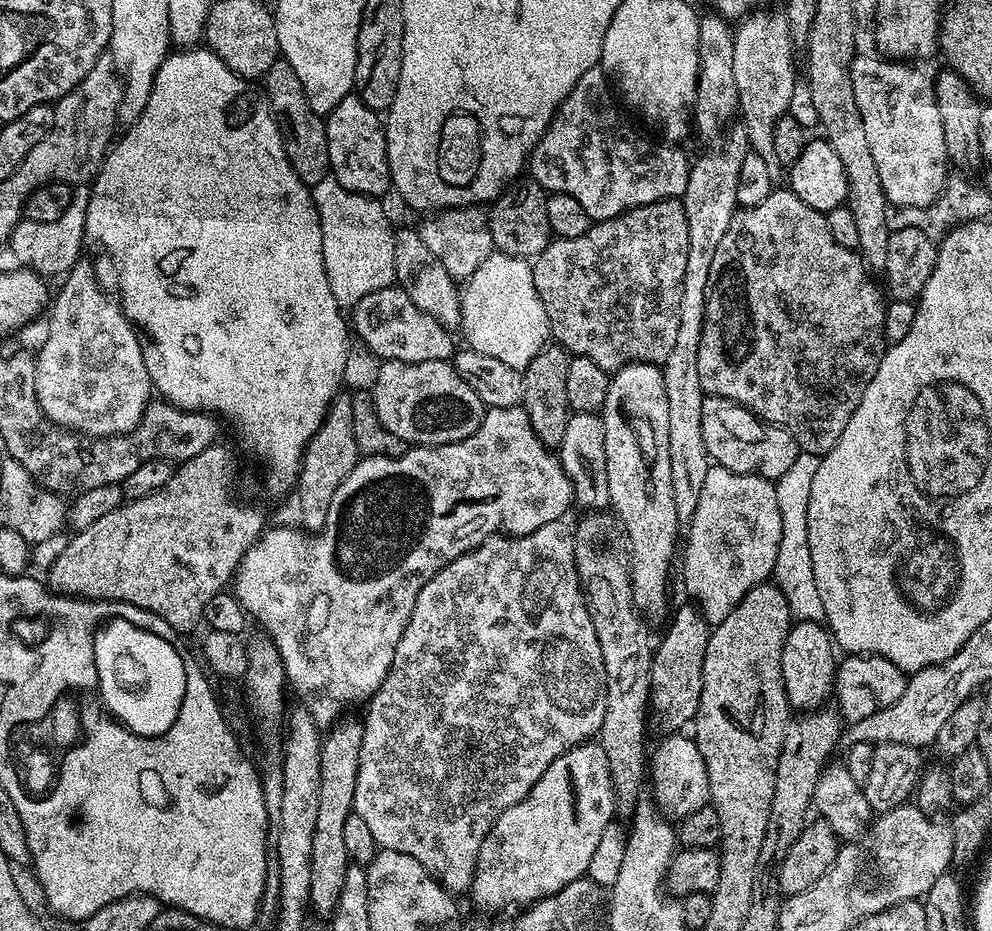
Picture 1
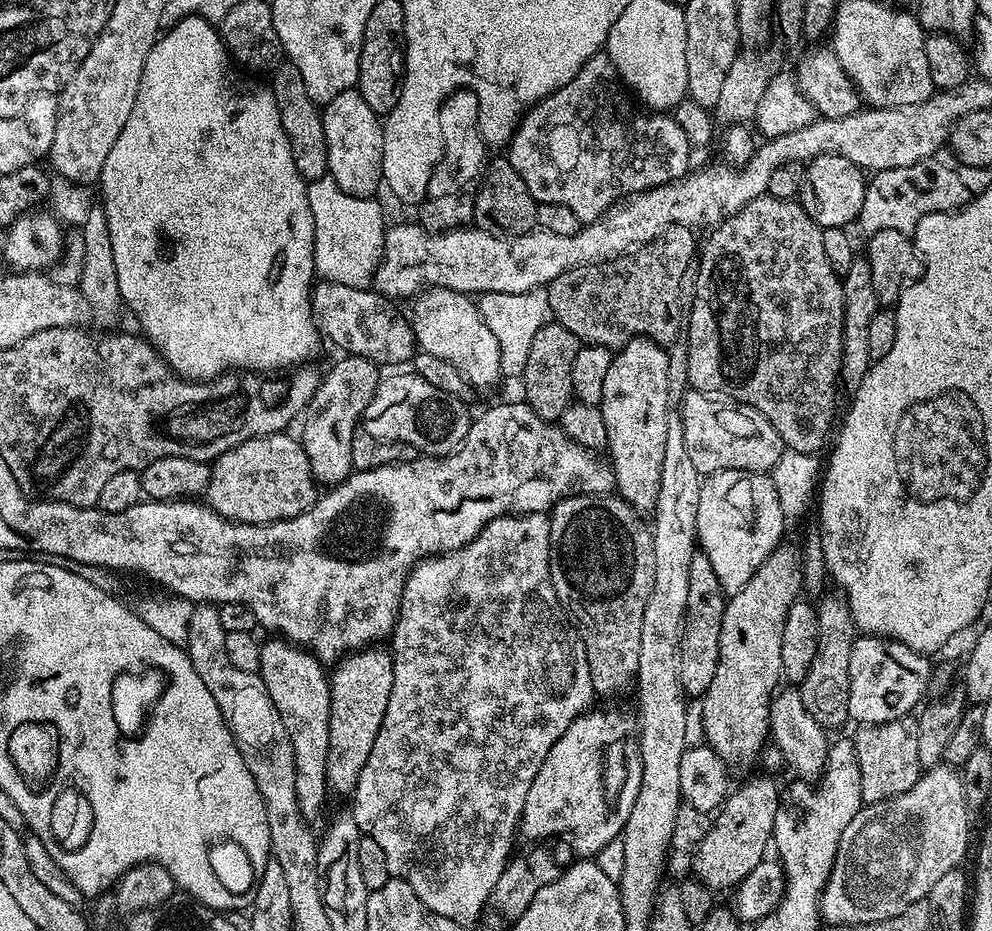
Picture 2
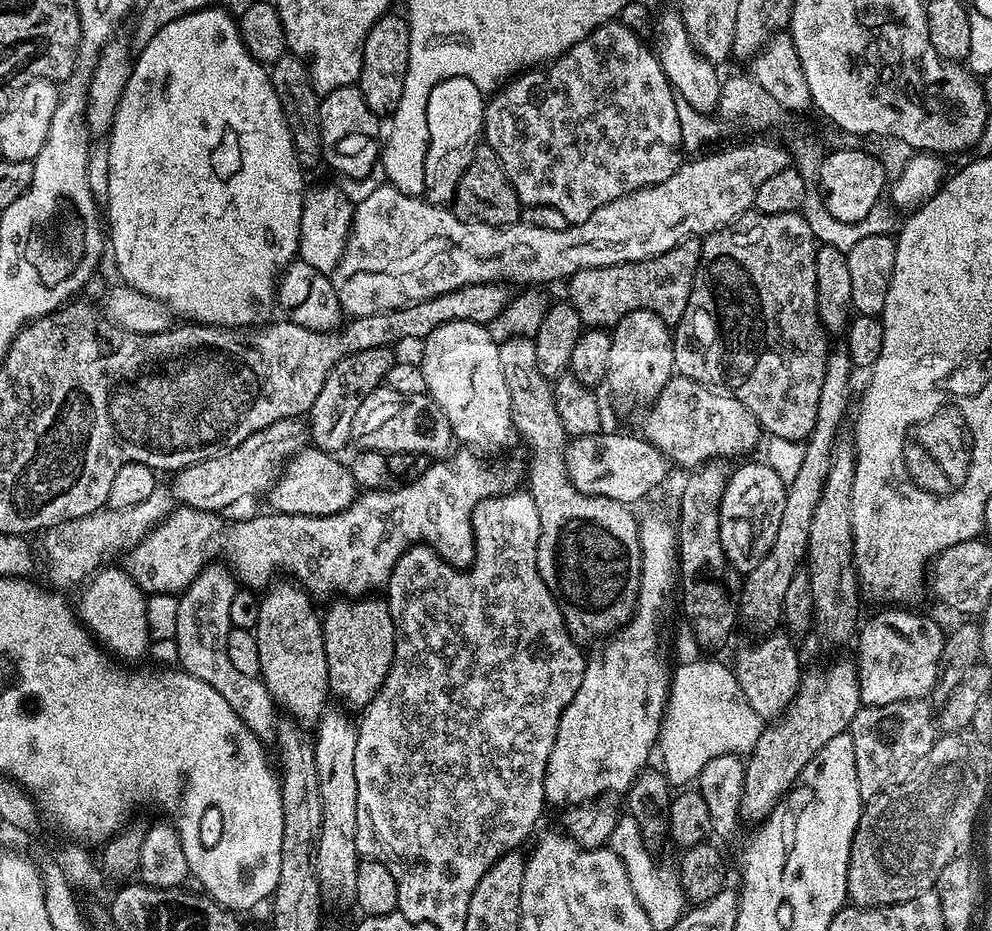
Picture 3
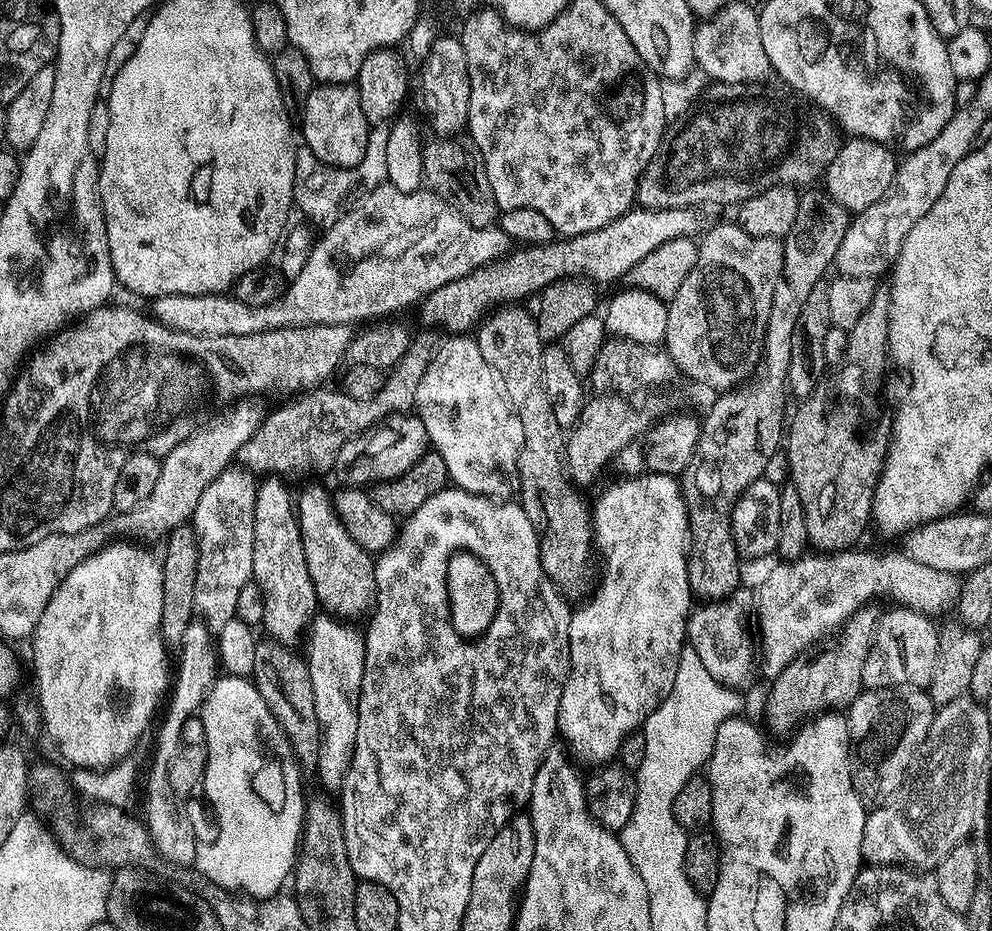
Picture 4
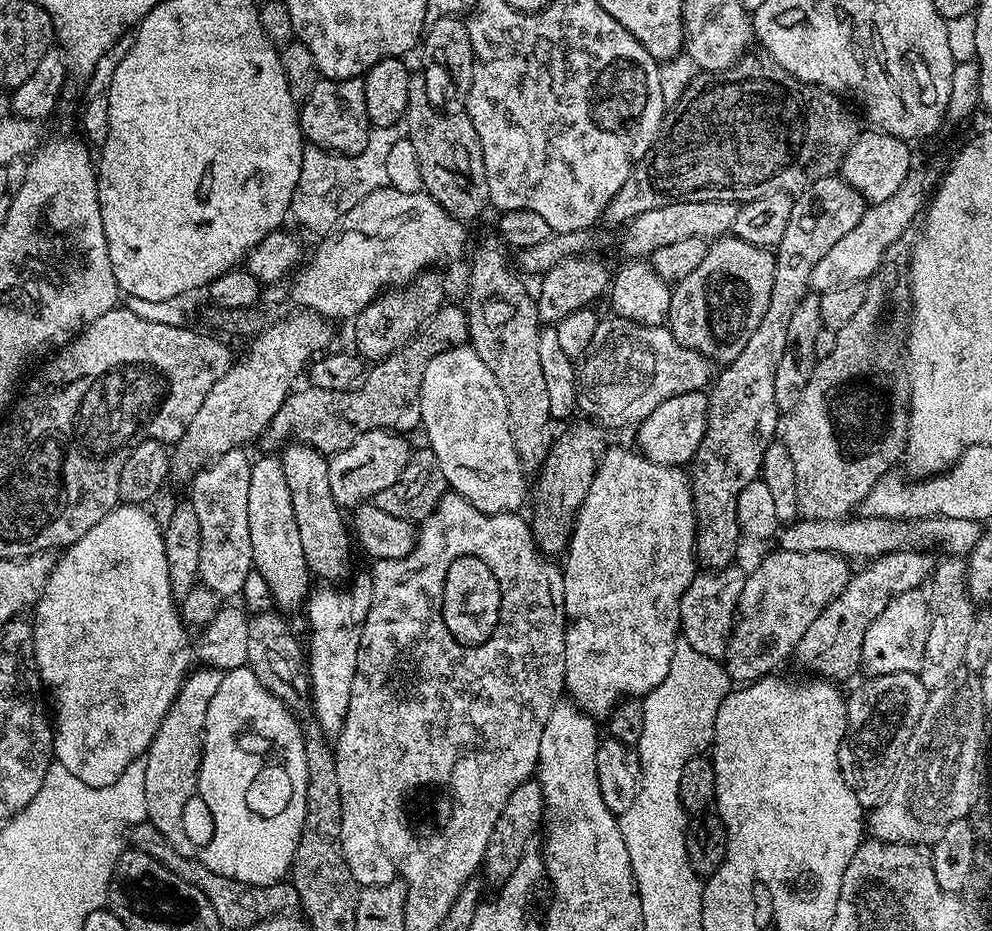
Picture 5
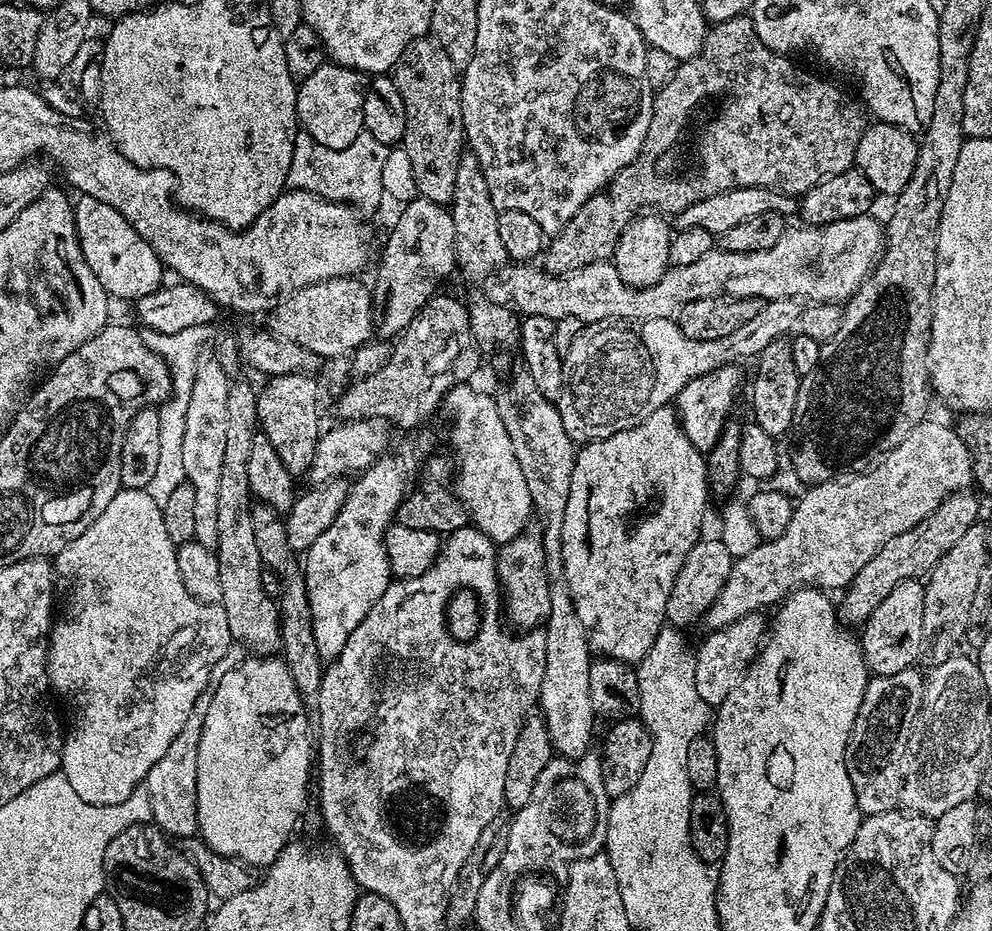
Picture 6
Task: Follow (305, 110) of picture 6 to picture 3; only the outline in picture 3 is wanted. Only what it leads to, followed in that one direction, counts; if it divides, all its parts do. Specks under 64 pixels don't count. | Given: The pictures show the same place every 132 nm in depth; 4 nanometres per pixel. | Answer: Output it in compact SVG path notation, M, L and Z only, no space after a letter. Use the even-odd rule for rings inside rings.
M359 87L339 88L327 93L320 101L319 118L323 163L349 180L369 175L382 156L382 124L370 106L366 106L366 98L362 98Z

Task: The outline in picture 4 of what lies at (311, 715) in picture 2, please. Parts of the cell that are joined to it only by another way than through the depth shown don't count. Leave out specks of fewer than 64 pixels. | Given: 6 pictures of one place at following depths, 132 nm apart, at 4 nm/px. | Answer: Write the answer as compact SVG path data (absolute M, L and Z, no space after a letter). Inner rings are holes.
M264 478L259 481L254 502L254 566L252 579L262 586L266 598L263 631L279 644L295 645L300 635L309 631L317 611L316 591L306 570L306 554L302 550L300 521L294 511L294 496L288 493L283 479Z

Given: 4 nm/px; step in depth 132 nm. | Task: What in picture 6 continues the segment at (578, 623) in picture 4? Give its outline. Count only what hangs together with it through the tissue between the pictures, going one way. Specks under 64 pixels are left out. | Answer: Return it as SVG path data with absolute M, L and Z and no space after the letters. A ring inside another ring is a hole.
M669 406L654 410L654 414L650 414L650 418L646 418L644 423L635 424L633 428L622 430L610 438L589 440L577 451L574 470L570 478L570 494L566 502L566 514L562 522L560 557L562 559L562 579L570 590L576 613L588 635L589 649L593 653L610 660L620 660L624 664L636 666L654 646L654 640L666 627L668 619L666 602L670 602L670 590L674 590L674 582L678 578L678 572L682 570L682 562L686 562L686 554L690 554L696 541L701 539L700 527L704 524L704 511L708 508L708 496L710 497L710 485L705 453L695 448L690 442L690 438L686 438L675 407Z

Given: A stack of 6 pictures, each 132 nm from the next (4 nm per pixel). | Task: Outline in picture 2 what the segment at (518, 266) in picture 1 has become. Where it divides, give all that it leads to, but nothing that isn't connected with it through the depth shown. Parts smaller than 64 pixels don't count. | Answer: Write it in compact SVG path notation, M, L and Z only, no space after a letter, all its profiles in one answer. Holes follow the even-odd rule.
M536 289L522 294L486 292L479 297L477 305L488 329L498 341L501 375L507 379L521 379L525 372L527 355L530 354L531 339L542 326L551 321L552 311L547 291Z

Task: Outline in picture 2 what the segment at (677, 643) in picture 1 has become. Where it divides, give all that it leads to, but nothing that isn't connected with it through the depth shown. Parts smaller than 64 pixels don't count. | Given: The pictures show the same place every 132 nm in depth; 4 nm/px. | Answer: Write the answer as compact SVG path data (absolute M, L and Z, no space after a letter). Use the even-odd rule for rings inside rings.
M697 554L690 562L686 618L680 643L680 681L684 687L685 697L702 698L706 694L706 690L710 690L710 682L714 682L714 674L718 671L720 658L725 603L726 597L722 590L722 582L718 582L718 574L714 574L714 566L710 564L710 558Z

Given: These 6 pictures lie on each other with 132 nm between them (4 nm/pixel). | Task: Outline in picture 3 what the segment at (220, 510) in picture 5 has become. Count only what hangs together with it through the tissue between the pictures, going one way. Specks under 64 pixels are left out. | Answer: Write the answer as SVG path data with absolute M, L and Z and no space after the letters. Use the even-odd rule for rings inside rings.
M227 563L205 564L198 578L194 578L194 582L177 599L181 600L176 604L176 656L183 671L194 678L202 678L206 686L214 686L214 690L230 702L230 708L251 732L268 738L273 735L278 719L276 701L260 676L240 673L226 655L226 638L234 627L230 622L230 614L234 610L230 606L230 598L236 596L237 587L237 577Z

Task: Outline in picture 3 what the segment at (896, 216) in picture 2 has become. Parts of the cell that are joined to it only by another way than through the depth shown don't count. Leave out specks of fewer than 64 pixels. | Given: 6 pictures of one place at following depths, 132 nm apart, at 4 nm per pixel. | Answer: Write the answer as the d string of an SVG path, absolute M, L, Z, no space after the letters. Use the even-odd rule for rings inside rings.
M802 134L791 138L788 142L788 149L791 161L802 175L806 187L806 197L803 199L803 206L800 211L801 216L806 218L806 224L820 244L828 244L834 246L835 249L848 253L850 249L854 248L855 243L862 242L863 238L889 235L895 229L896 221L894 222L893 218L890 217L891 205L883 201L877 202L874 209L870 210L870 213L866 214L866 217L862 218L860 222L854 224L838 222L836 218L829 215L820 192L821 164L826 155L826 147L824 148L816 137L810 134Z

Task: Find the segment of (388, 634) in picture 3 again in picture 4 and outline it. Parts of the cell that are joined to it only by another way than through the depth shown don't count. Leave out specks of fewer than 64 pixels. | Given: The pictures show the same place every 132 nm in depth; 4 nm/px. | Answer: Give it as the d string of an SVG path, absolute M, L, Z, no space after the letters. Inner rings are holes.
M312 484L298 492L294 511L300 521L302 550L306 554L306 570L310 570L312 585L316 591L317 605L327 615L345 622L351 616L360 616L369 611L376 602L376 562L373 553L354 542L340 521L330 492L320 484Z

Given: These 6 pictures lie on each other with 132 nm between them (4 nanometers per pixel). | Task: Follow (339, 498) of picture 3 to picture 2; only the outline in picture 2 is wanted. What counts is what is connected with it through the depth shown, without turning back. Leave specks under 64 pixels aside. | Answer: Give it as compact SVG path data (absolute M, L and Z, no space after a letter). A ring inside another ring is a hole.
M283 431L255 436L219 456L211 465L207 507L237 524L273 524L312 507L318 499L318 485L312 477L310 460L299 439L288 435Z

